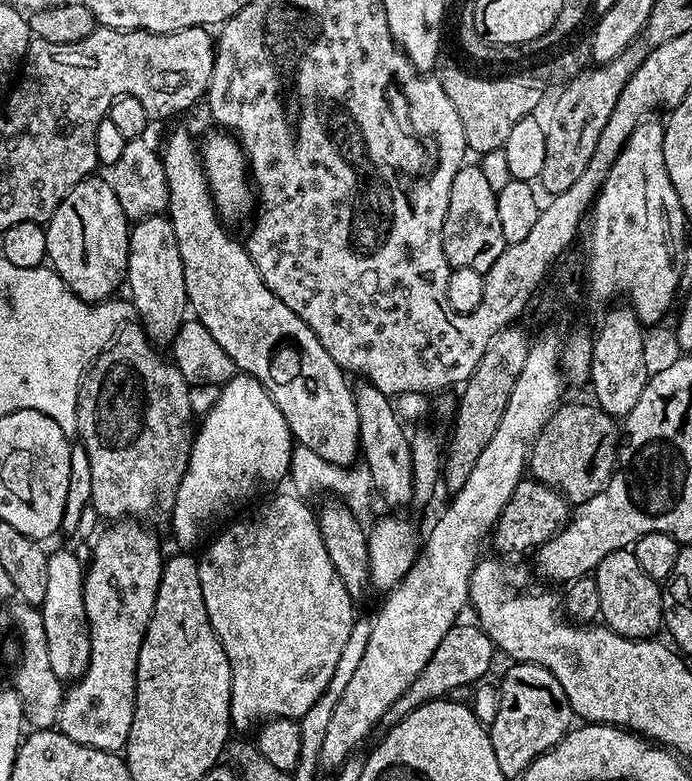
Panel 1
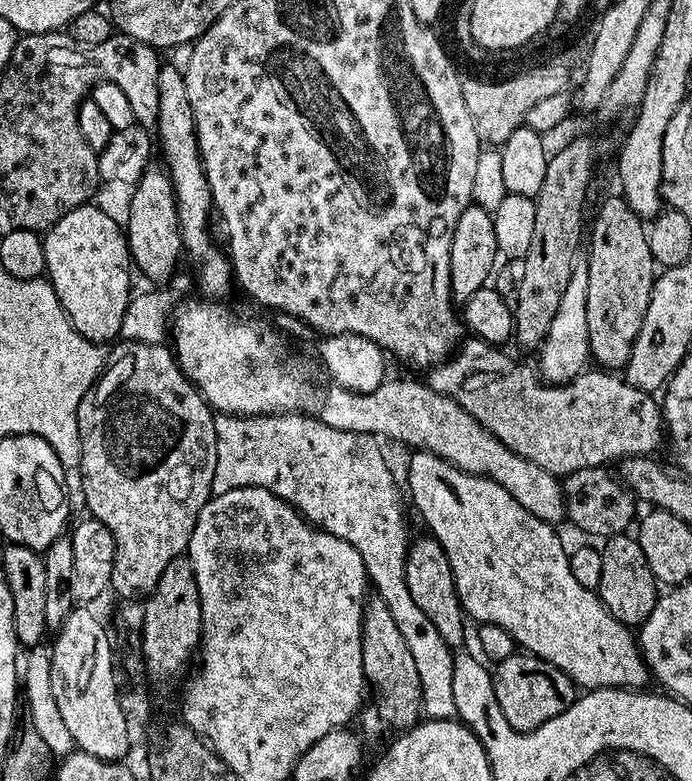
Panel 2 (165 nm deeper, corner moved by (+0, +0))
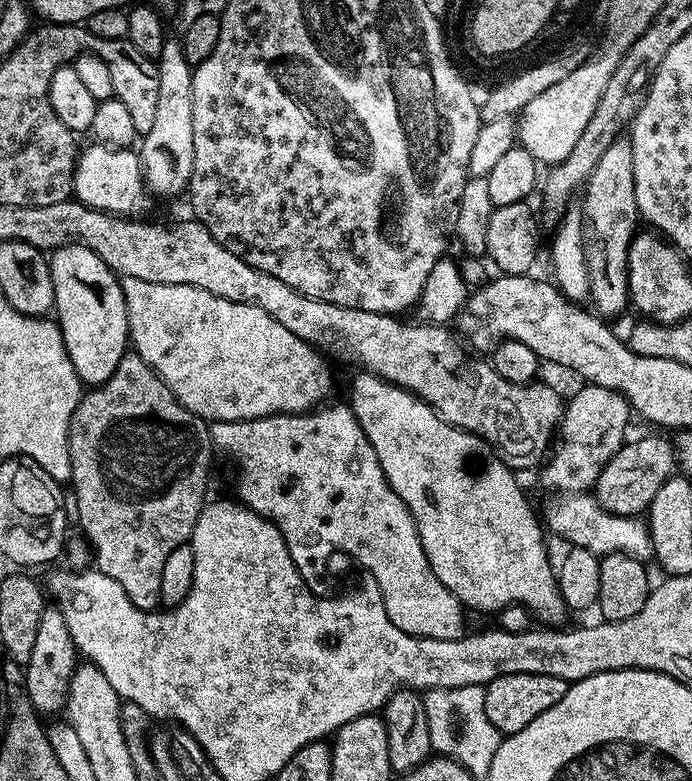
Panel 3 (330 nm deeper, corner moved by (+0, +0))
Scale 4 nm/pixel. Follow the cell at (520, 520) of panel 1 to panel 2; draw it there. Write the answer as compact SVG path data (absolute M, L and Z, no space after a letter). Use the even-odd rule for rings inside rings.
M604 466L583 468L574 470L562 480L567 519L569 521L572 519L573 526L581 528L588 536L607 538L627 533L638 516L638 511L636 512L638 504L632 493L628 491L623 480L613 473L612 477L608 471L609 469Z

